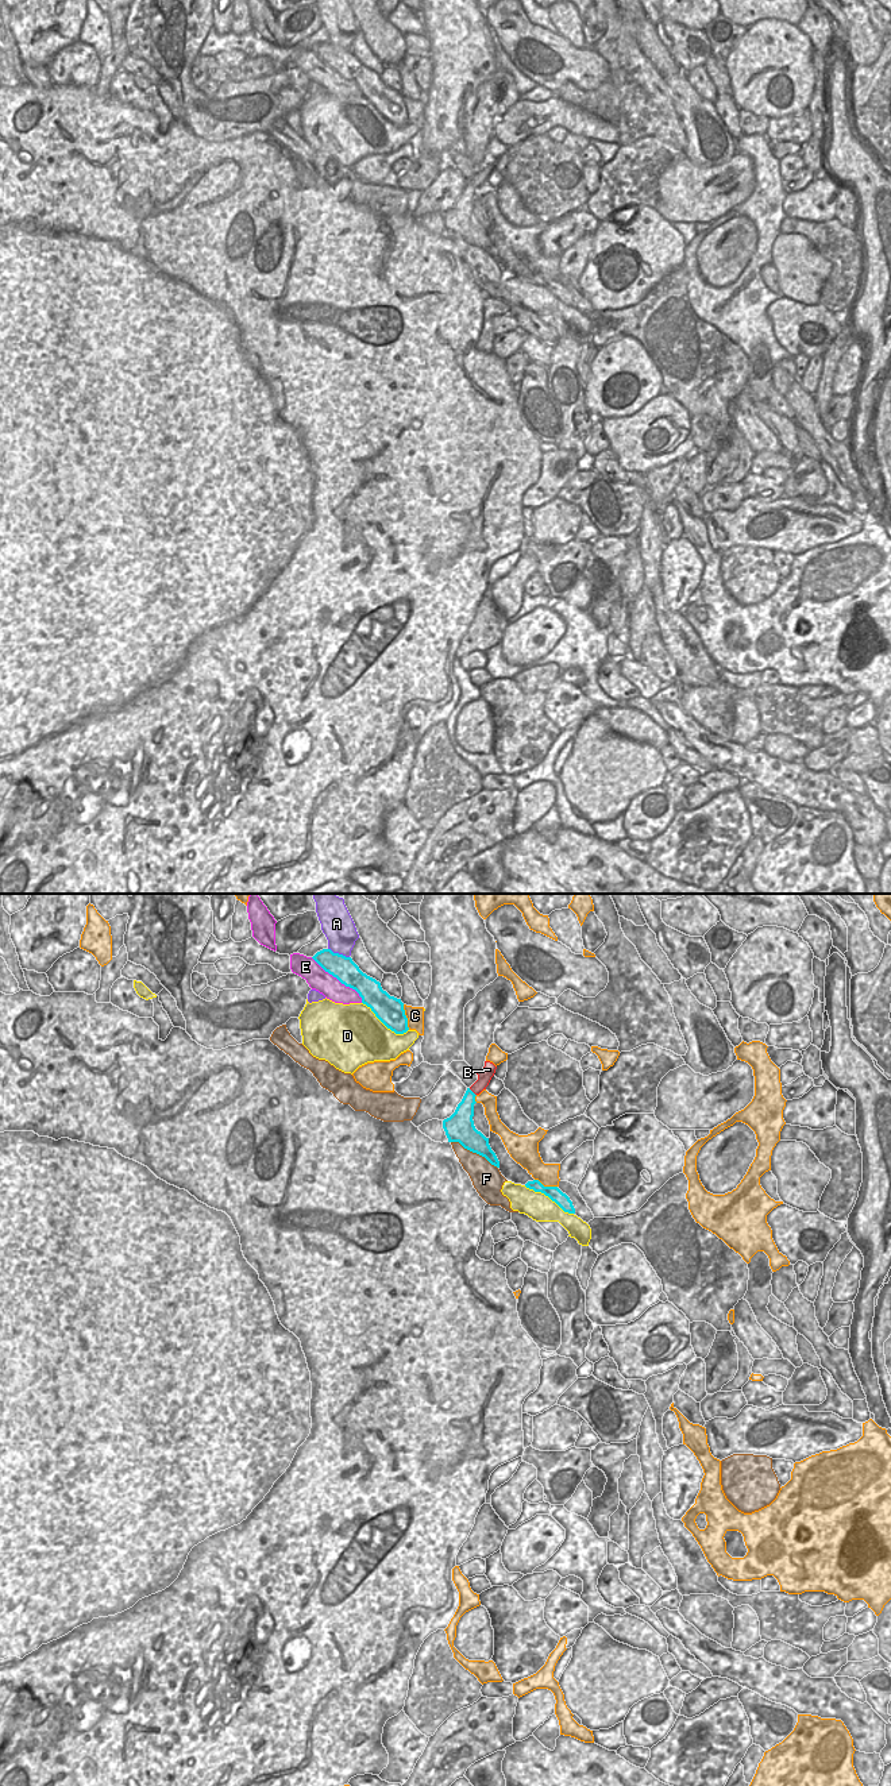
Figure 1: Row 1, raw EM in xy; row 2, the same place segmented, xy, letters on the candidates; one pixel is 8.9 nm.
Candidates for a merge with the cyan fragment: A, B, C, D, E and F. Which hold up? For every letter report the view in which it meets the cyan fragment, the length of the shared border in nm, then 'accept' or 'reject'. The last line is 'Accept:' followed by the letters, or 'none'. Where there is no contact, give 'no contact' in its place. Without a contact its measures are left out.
A: meets cyan in xy; contact 220 nm long; reject
B: meets cyan in xy; contact 100 nm long; accept
C: meets cyan in xy; contact 240 nm long; reject
D: meets cyan in xy; contact 500 nm long; reject
E: meets cyan in xy; contact 600 nm long; reject
F: meets cyan in xy; contact 480 nm long; reject
Accept: B

